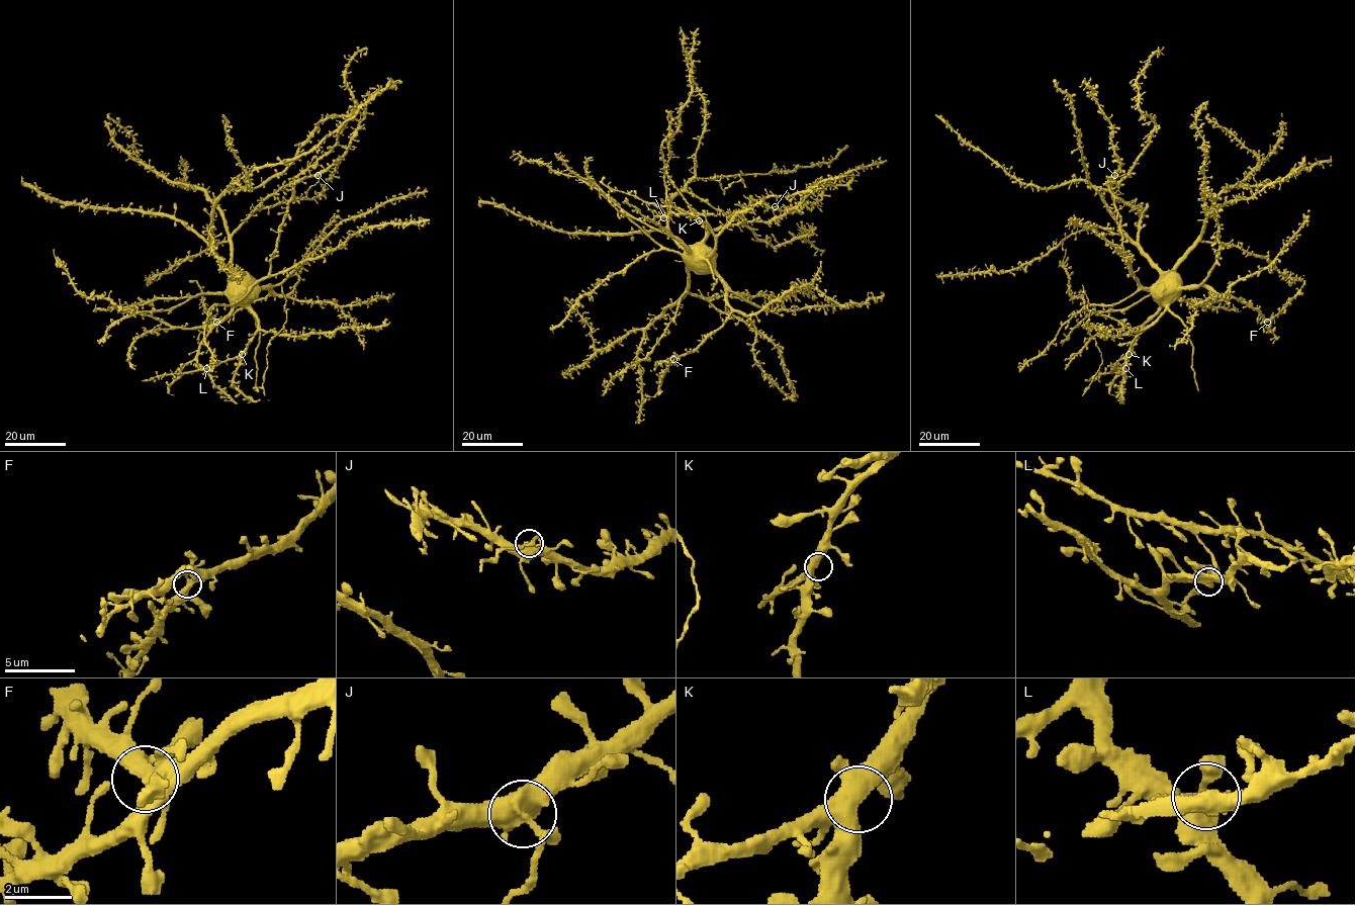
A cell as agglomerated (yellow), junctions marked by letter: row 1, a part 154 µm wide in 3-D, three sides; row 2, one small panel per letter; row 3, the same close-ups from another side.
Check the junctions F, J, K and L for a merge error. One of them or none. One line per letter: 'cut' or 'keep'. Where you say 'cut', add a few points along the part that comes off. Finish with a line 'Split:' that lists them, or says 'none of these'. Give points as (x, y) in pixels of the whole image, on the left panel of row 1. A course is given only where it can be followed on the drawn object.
F: keep
J: cut; foreign part runs (318, 175), (319, 180), (306, 193)
K: keep
L: keep
Split: J

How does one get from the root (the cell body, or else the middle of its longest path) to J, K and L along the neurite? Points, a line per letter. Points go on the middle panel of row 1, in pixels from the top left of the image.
J: (699, 251), (711, 232), (723, 227), (732, 214), (739, 212), (751, 201), (775, 206)
K: (699, 251), (702, 249), (706, 257), (714, 247), (714, 234), (699, 220)
L: (699, 251), (701, 249), (697, 245), (689, 250), (654, 221), (656, 217), (663, 217)

